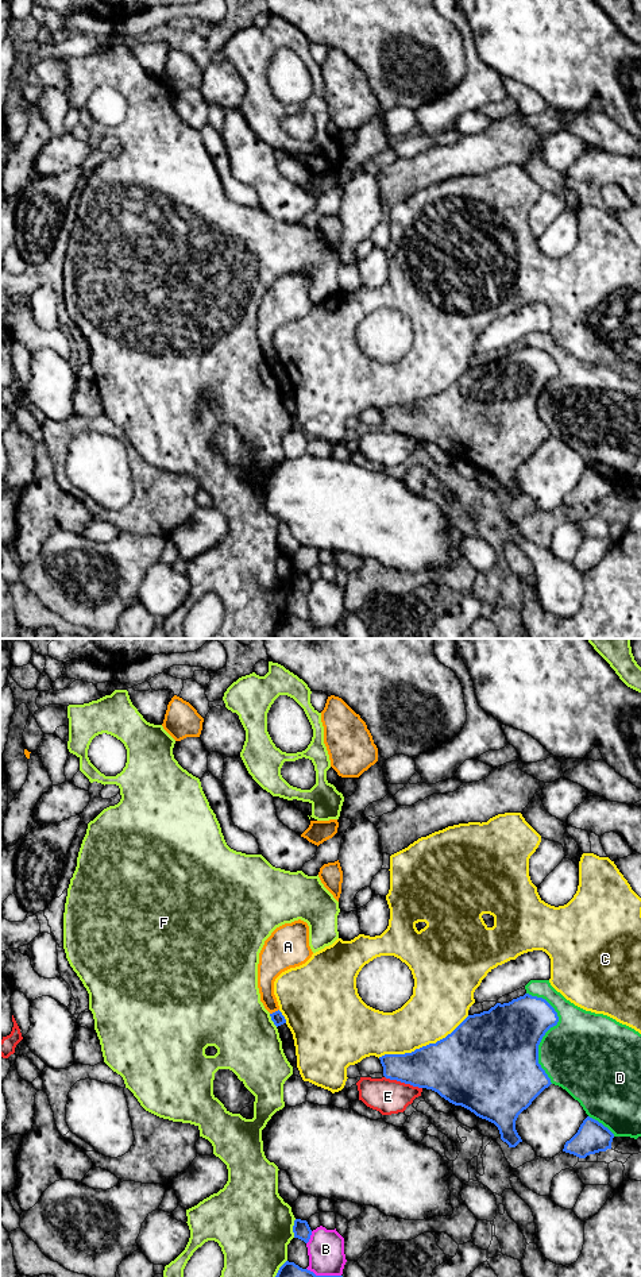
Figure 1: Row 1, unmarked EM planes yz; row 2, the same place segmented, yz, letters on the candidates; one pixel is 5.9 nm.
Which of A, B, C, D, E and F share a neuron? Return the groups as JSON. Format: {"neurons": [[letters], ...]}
{"neurons": [["A"], ["B"], ["C"], ["D"], ["E"], ["F"]]}

